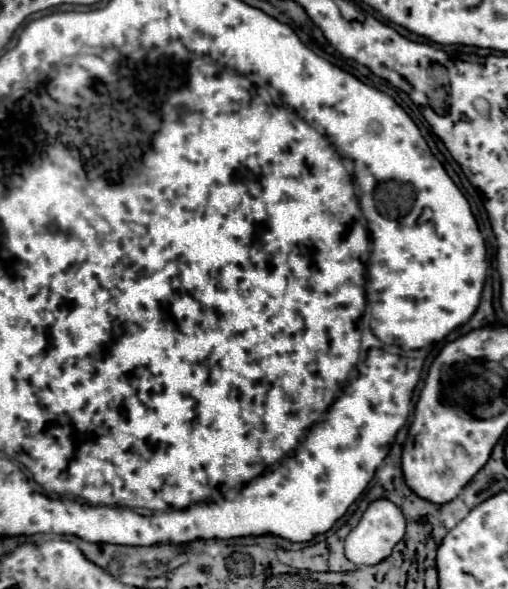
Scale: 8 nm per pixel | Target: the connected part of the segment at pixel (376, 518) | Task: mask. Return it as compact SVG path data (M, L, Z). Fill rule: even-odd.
M375 500L369 504L365 514L361 516L359 524L347 534L345 538L345 556L357 564L357 566L371 566L385 560L393 546L403 538L405 534L405 518L403 512L389 500Z

